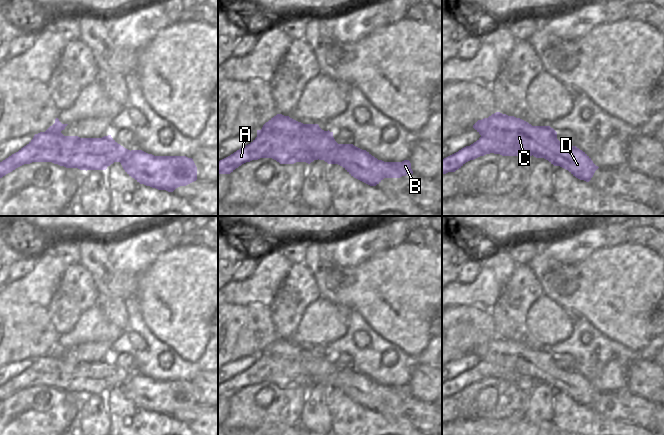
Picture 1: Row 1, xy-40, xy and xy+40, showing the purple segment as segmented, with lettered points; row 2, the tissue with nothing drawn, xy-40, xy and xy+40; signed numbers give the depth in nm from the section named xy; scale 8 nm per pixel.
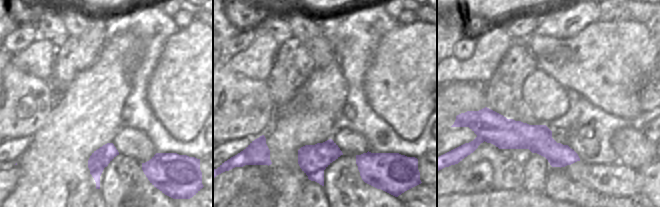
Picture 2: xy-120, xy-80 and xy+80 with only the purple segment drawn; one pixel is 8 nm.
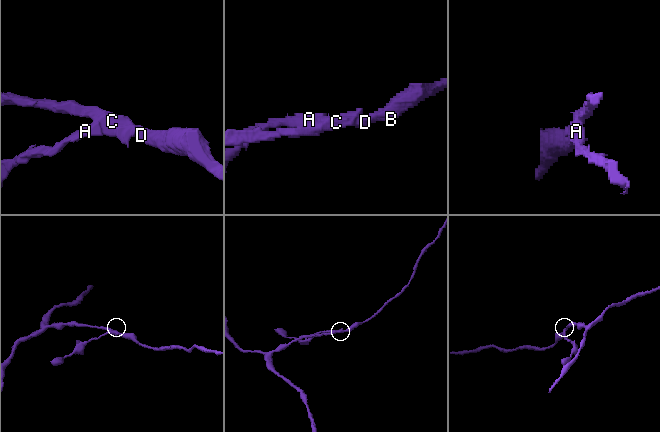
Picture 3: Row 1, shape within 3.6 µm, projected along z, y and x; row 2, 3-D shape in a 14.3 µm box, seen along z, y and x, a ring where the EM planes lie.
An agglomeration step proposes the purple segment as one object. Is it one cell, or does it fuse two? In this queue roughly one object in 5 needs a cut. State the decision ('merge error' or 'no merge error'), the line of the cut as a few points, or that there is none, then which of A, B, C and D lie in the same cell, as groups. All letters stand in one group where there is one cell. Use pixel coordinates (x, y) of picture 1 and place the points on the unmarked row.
merge error; cut xy (261, 353), (302, 361), (308, 375), (318, 382); groups A / B C D

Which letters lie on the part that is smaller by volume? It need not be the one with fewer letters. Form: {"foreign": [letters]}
{"foreign": ["A"]}

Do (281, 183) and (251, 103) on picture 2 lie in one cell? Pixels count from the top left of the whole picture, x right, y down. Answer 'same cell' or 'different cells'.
different cells

